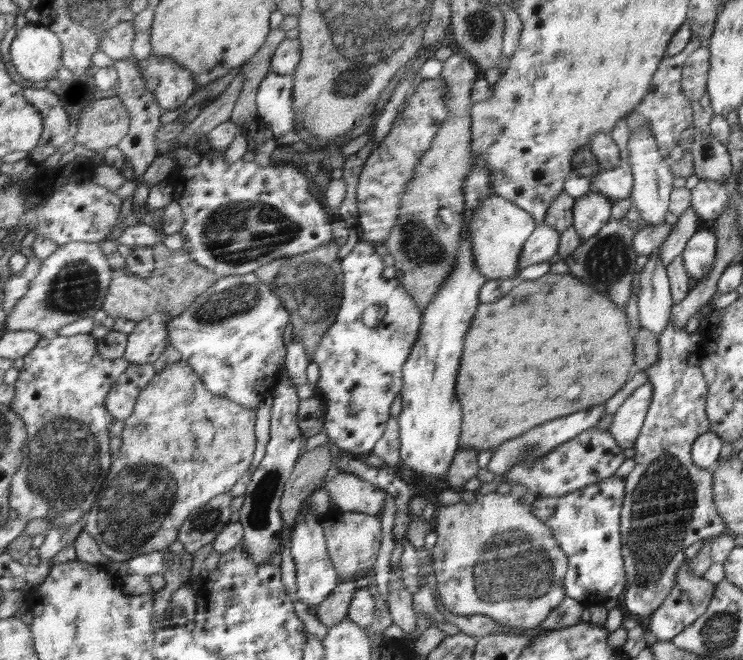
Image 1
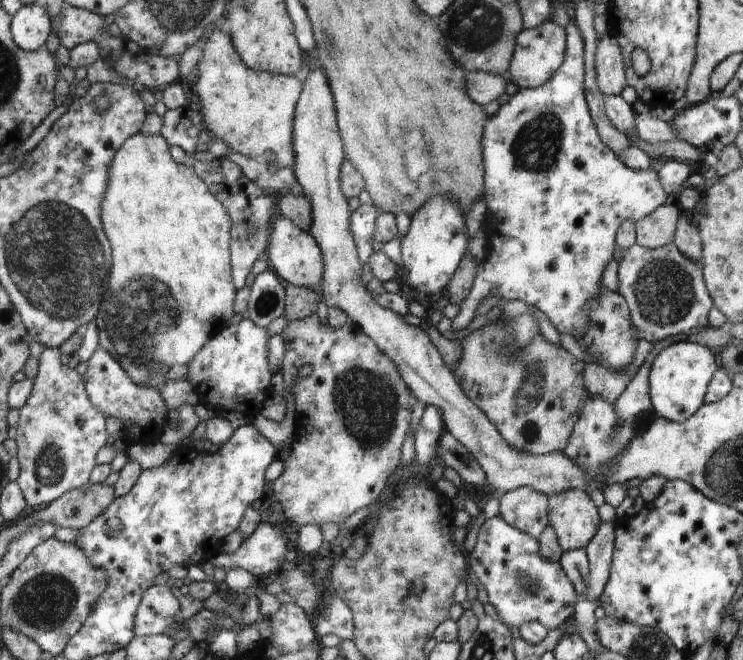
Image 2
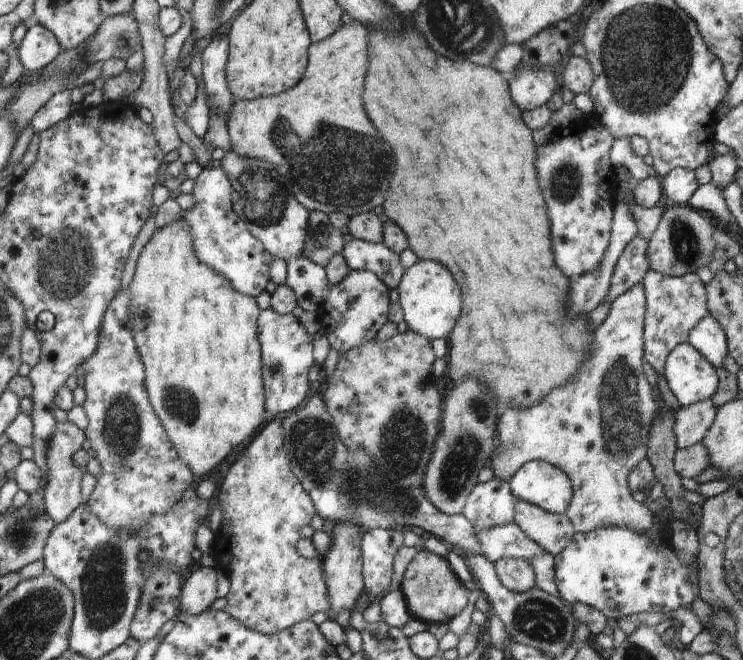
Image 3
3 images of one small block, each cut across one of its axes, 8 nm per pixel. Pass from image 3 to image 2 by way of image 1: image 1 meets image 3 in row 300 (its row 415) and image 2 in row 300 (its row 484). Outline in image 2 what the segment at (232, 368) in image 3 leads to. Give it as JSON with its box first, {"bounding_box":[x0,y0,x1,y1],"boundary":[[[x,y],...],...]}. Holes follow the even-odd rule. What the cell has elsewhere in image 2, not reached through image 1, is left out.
{"bounding_box":[96,131,238,388],"boundary":[[[140,131],[138,135],[131,136],[127,143],[115,156],[111,164],[111,184],[107,192],[107,198],[103,202],[103,221],[107,228],[108,236],[112,236],[112,244],[116,248],[116,268],[111,278],[111,290],[106,296],[102,310],[96,318],[96,324],[100,327],[101,347],[105,348],[120,364],[127,368],[130,376],[140,384],[149,384],[150,387],[162,388],[168,380],[187,379],[190,376],[191,364],[199,352],[218,334],[222,327],[228,325],[228,321],[235,314],[234,299],[238,290],[232,280],[230,217],[224,206],[208,190],[206,183],[198,176],[194,167],[176,162],[172,156],[172,145],[162,135],[147,135]]]}

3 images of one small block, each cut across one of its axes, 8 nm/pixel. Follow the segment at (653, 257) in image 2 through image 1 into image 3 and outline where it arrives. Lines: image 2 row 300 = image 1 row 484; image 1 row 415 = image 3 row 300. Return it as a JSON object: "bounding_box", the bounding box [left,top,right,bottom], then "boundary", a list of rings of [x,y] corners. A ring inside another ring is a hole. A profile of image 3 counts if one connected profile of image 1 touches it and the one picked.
{"bounding_box":[642,269,711,375],"boundary":[[[649,269],[642,280],[647,288],[647,330],[646,357],[657,374],[664,375],[666,362],[672,351],[681,343],[688,343],[691,332],[704,316],[711,316],[711,309],[706,310],[706,291],[697,274],[684,276],[664,276],[660,272]]]}

